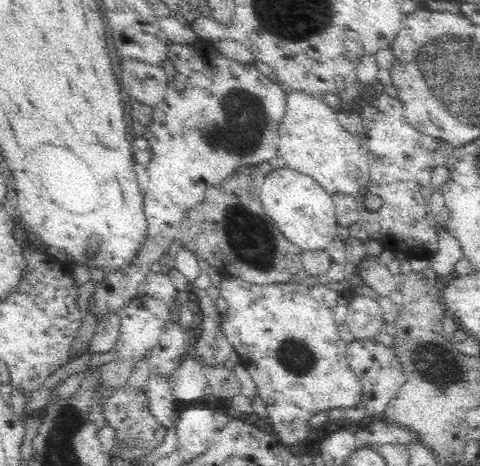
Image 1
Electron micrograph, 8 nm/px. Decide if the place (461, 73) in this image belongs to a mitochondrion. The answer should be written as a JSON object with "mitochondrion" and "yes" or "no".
{"mitochondrion":"yes"}

